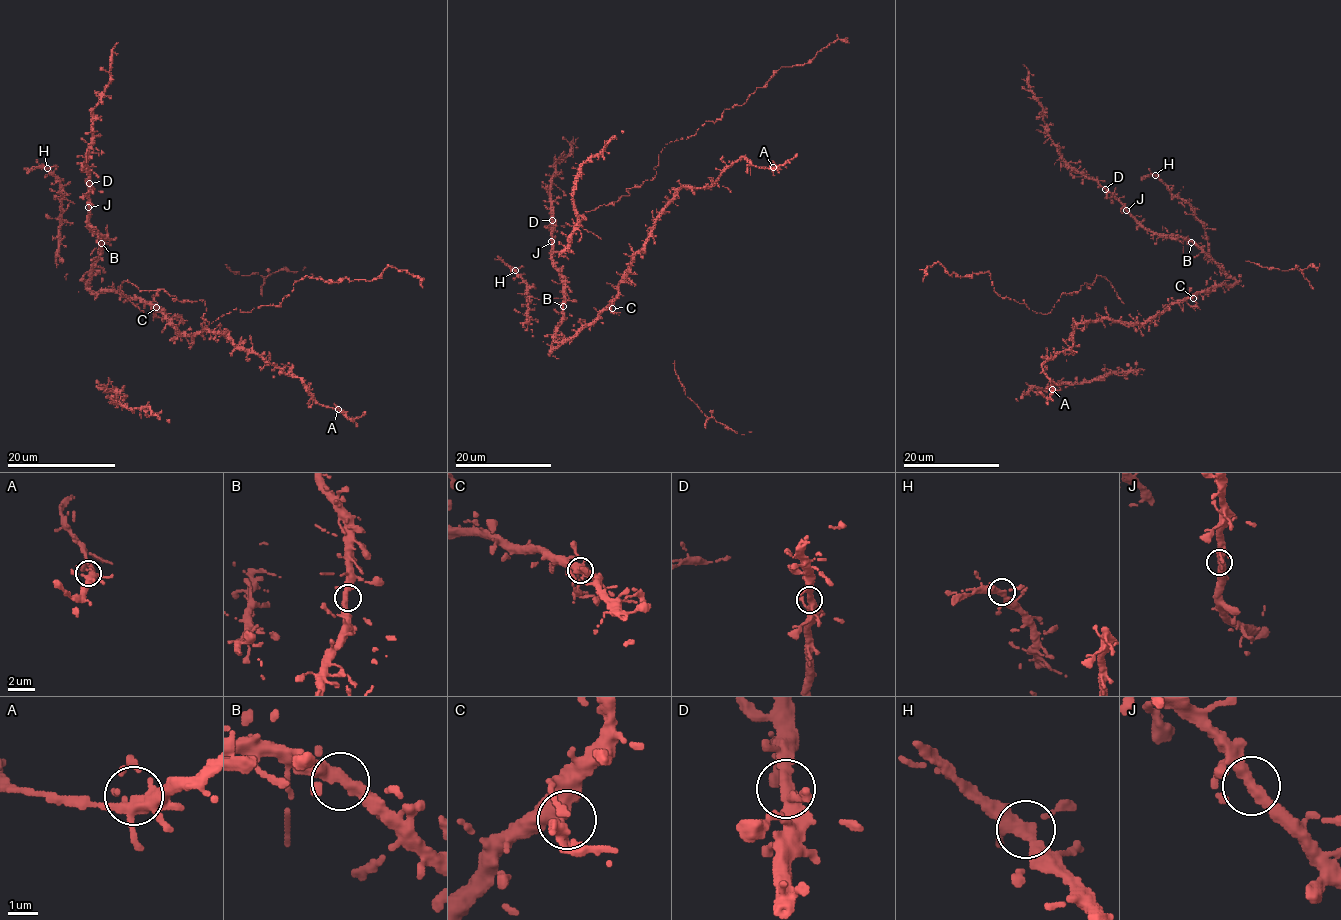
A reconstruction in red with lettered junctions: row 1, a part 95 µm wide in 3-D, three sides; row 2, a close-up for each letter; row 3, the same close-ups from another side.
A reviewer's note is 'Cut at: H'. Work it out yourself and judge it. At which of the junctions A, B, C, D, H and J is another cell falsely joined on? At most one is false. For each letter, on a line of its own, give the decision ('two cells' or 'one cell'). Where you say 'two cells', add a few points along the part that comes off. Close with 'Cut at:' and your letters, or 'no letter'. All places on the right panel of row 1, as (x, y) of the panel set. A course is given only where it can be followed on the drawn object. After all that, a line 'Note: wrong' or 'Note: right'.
A: one cell
B: one cell
C: one cell
D: one cell
H: one cell
J: one cell
Cut at: no letter
Note: wrong

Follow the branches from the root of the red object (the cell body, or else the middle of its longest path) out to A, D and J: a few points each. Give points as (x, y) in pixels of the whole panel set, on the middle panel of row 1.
A: (624, 278), (656, 216), (683, 187), (712, 186), (742, 157), (761, 168), (773, 167)
D: (624, 278), (619, 294), (553, 350), (563, 303), (563, 276), (553, 258), (553, 220)
J: (624, 278), (619, 294), (591, 322), (553, 350), (554, 329), (562, 316), (563, 276), (554, 262), (551, 241)

